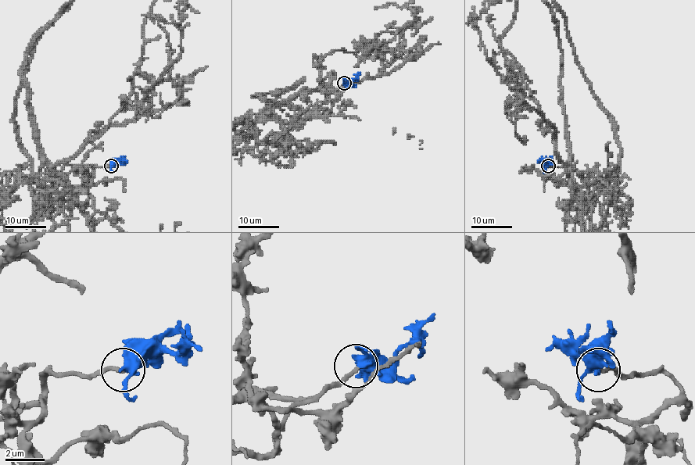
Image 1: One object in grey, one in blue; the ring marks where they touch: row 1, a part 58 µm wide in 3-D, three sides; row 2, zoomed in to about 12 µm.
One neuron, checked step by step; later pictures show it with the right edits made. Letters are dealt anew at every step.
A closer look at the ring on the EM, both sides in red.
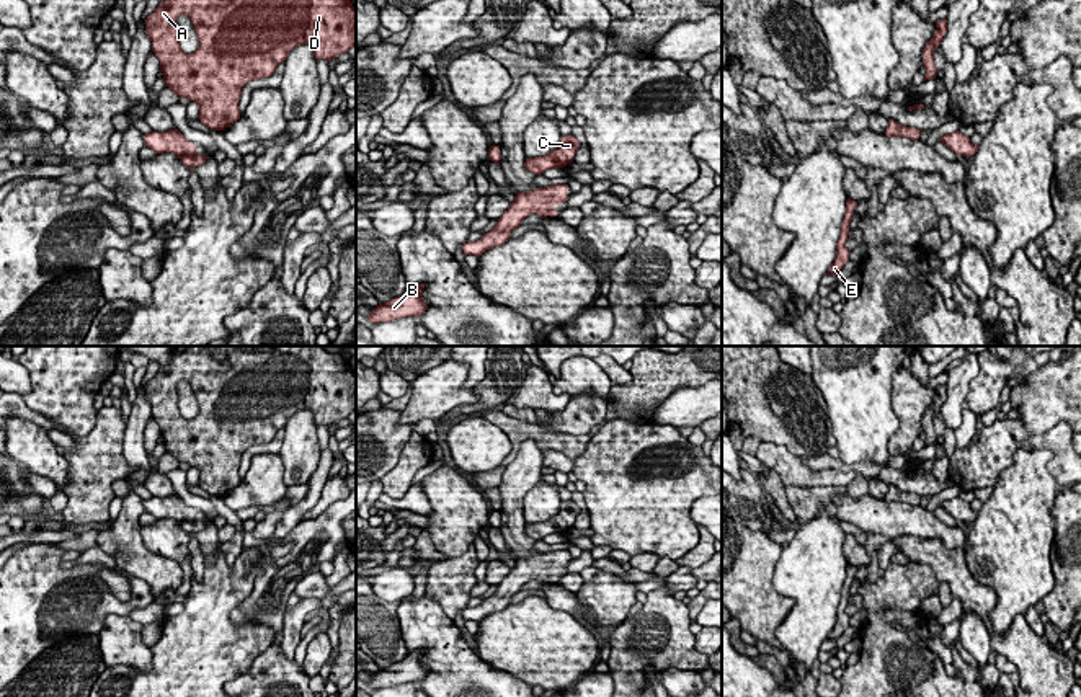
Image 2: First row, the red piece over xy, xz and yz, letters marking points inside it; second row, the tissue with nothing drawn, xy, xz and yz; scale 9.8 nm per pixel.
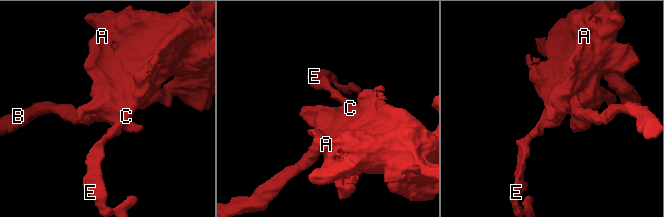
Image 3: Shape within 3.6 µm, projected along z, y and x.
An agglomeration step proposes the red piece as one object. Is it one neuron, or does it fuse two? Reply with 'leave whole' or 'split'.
leave whole

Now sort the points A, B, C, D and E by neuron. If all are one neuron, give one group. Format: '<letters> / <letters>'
A B C D E

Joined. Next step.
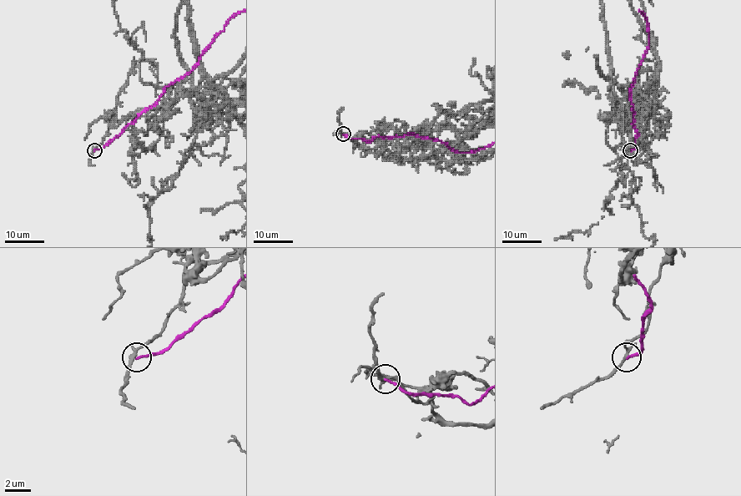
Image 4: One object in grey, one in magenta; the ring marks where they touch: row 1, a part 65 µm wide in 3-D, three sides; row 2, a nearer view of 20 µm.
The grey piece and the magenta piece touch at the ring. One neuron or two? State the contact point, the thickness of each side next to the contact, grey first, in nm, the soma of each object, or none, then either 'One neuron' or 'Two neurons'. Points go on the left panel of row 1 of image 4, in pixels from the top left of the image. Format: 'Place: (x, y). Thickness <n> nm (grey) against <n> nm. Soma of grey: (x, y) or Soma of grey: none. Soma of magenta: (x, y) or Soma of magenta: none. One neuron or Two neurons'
Place: (94, 150). Thickness 190 nm (grey) against 170 nm. Soma of grey: none. Soma of magenta: none. Two neurons

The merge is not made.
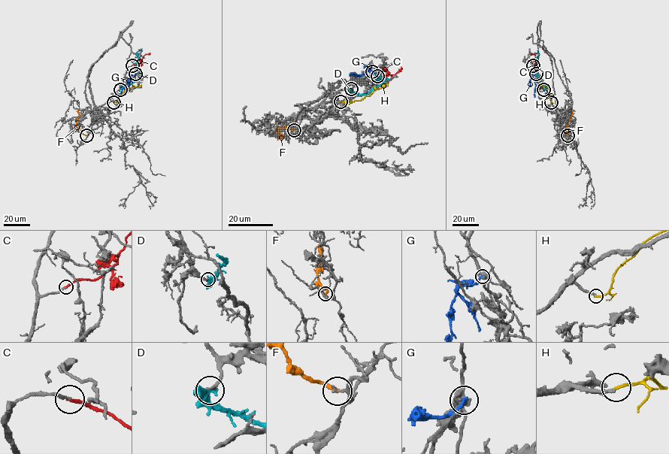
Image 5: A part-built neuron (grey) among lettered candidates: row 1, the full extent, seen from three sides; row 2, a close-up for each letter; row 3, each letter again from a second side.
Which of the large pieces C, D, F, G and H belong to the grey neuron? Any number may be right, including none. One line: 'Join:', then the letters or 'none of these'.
Join: C

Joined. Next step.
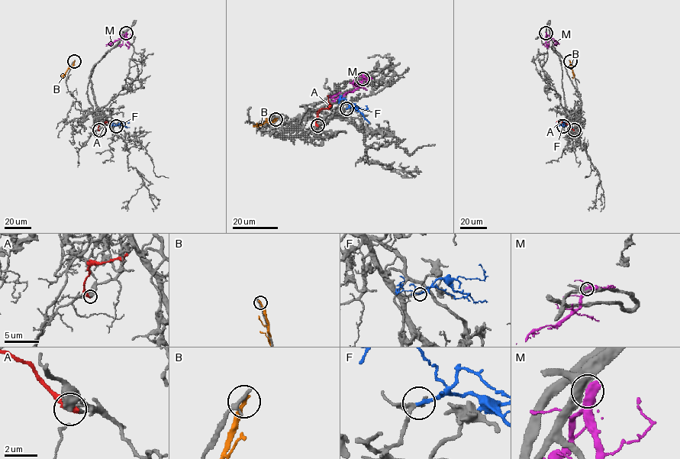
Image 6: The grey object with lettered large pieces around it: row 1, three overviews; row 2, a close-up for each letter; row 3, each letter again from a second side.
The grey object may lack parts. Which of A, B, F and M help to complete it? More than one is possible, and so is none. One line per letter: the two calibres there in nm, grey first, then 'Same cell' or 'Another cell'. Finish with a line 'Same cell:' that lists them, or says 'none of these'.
A: Thickness 440 nm (grey) against 360 nm. Another cell
B: Thickness 320 nm (grey) against 240 nm. Another cell
F: Thickness 160 nm (grey) against 200 nm. Same cell
M: Thickness 440 nm (grey) against 600 nm. Another cell
Same cell: F

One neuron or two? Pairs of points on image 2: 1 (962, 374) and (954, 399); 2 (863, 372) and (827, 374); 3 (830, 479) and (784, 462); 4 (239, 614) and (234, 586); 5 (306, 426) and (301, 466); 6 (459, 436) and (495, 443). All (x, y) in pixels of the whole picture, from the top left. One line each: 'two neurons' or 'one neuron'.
1: one neuron
2: one neuron
3: one neuron
4: two neurons
5: one neuron
6: one neuron

